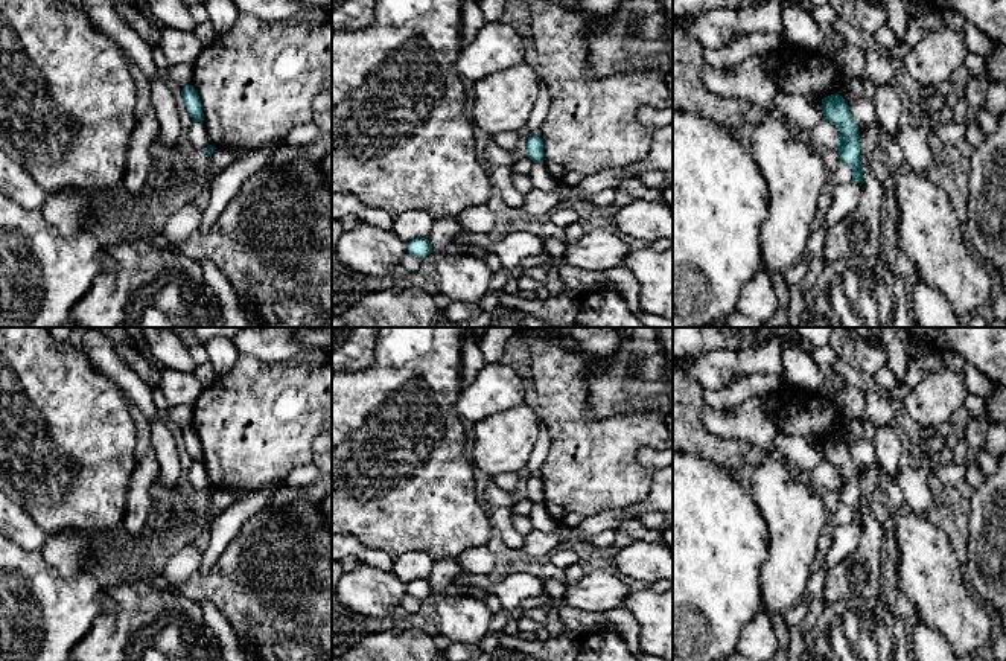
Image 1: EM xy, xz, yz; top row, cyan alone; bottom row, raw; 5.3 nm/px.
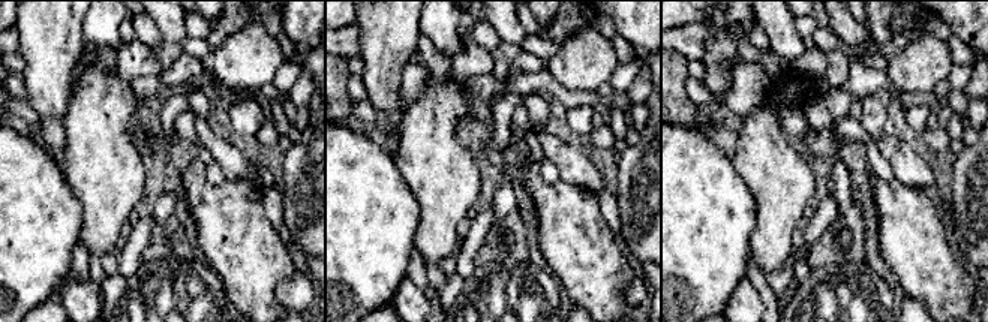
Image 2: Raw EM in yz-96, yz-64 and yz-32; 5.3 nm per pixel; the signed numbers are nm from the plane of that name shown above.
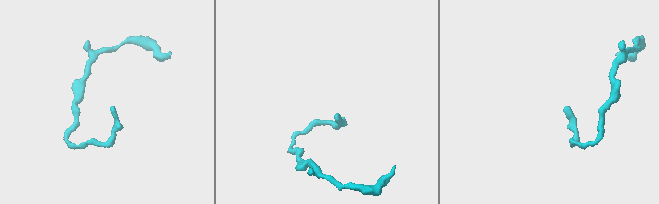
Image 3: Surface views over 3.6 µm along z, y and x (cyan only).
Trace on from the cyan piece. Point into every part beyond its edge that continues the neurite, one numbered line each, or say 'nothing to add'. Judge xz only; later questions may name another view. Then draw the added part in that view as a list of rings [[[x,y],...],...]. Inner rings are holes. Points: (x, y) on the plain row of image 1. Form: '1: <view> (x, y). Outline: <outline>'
nothing to add

